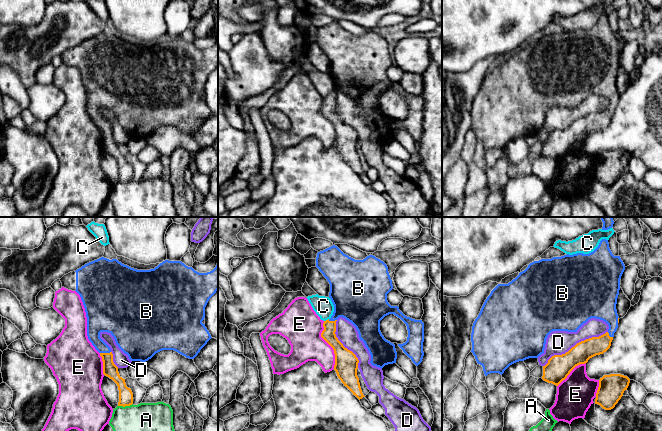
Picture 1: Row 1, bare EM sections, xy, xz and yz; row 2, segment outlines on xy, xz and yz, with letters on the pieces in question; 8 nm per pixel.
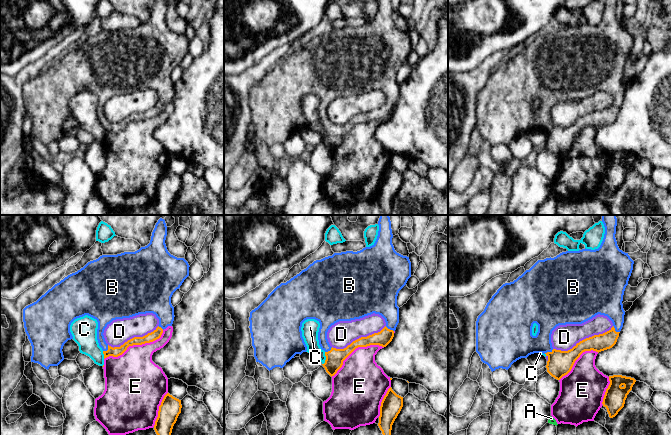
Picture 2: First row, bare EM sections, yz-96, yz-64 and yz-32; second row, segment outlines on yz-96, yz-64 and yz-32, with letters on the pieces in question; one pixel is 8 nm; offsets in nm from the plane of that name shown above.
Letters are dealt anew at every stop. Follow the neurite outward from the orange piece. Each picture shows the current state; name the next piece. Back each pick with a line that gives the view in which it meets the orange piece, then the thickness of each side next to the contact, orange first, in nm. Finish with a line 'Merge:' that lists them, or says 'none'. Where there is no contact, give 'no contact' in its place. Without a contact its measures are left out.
B: meets orange in xy; 120 nm thick on the orange side, 260 nm on the other
Merge: B

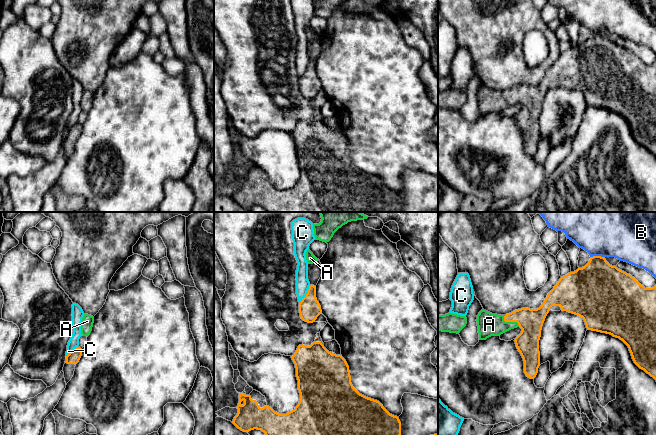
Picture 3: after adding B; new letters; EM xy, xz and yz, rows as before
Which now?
A: meets orange in yz; 190 nm thick on the orange side, 180 nm on the other
Merge: A

